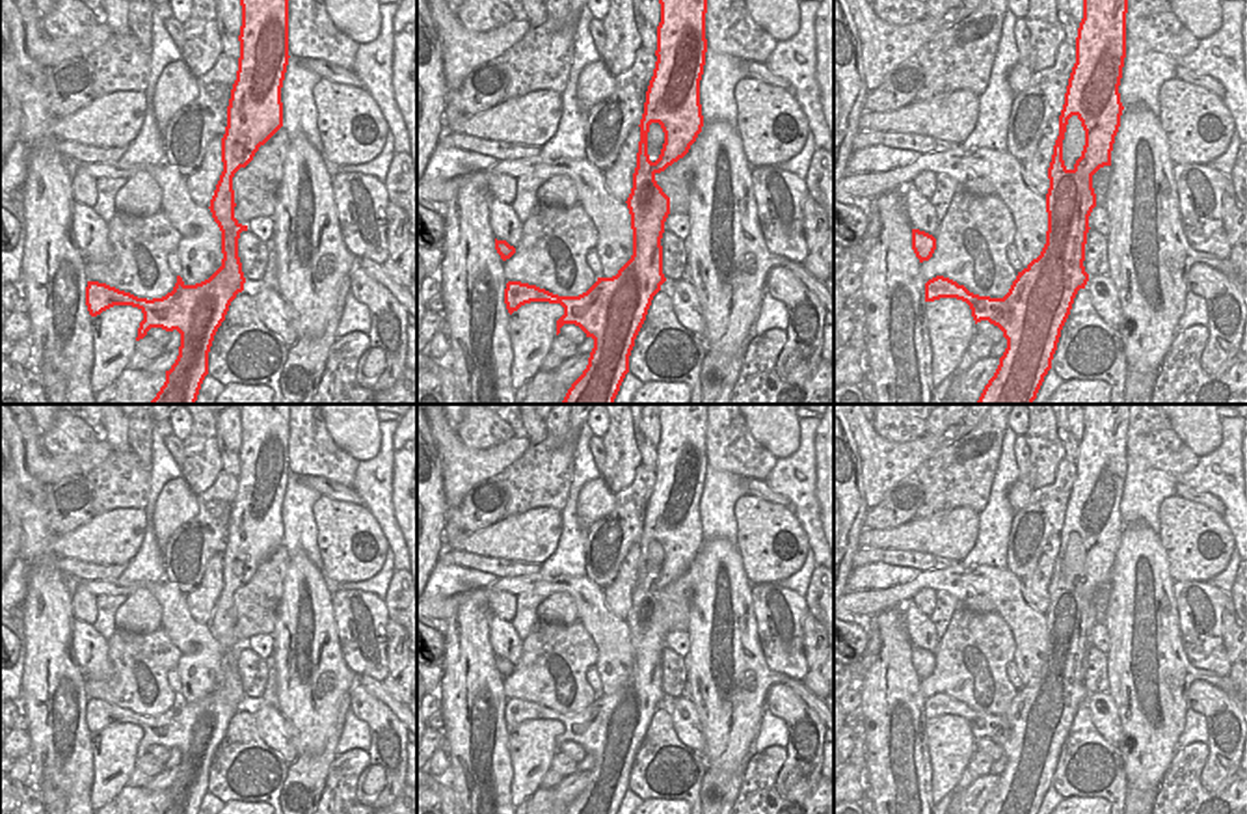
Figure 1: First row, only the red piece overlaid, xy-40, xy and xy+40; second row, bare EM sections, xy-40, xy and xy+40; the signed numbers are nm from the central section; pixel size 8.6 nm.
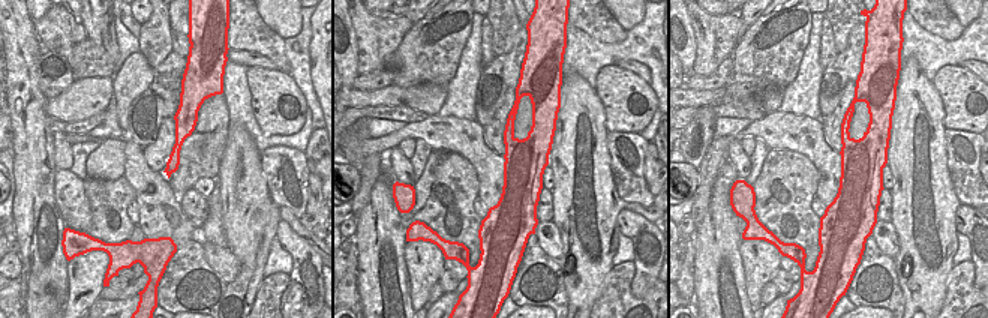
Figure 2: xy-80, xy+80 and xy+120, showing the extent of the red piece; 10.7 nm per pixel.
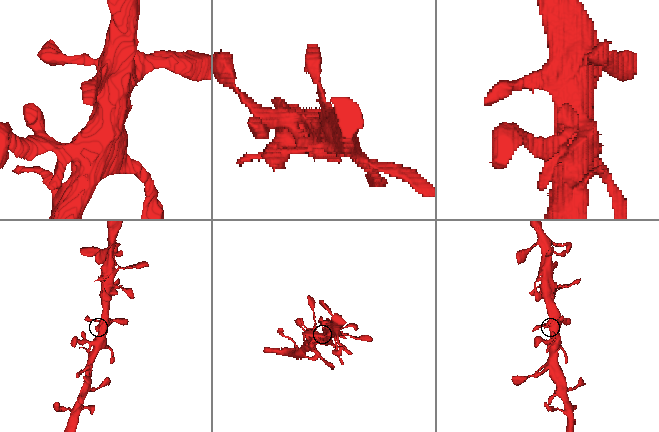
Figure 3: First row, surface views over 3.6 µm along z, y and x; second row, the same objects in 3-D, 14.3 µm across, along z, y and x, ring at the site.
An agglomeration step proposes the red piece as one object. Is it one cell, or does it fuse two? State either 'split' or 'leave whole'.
leave whole

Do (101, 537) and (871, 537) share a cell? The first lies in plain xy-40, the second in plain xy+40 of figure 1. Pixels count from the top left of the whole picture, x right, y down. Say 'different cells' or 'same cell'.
same cell

